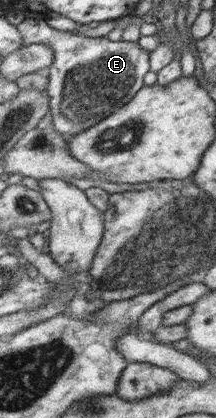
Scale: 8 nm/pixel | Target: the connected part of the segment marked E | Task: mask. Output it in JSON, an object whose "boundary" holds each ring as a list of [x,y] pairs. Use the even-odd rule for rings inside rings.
{"boundary":[[[25,19],[17,26],[22,43],[48,44],[54,50],[54,61],[48,71],[49,108],[53,116],[53,128],[64,135],[76,135],[102,119],[110,117],[144,85],[144,76],[149,72],[149,52],[138,42],[109,41],[106,37],[92,38],[52,29],[45,19]]]}

